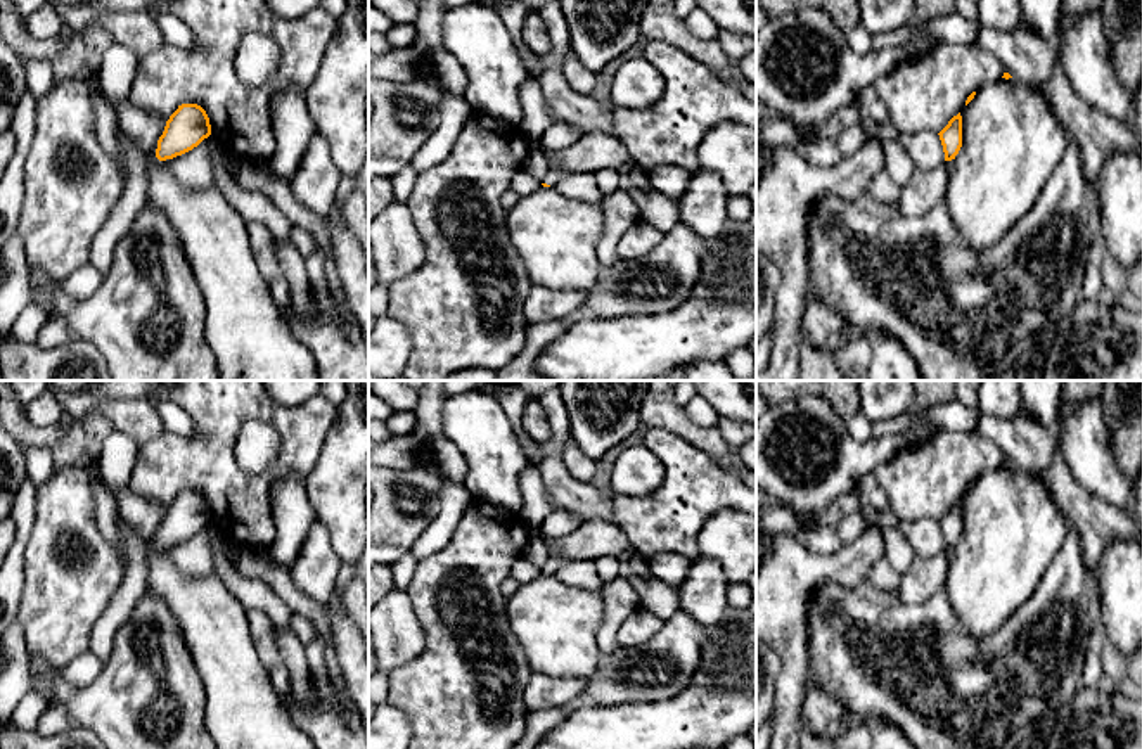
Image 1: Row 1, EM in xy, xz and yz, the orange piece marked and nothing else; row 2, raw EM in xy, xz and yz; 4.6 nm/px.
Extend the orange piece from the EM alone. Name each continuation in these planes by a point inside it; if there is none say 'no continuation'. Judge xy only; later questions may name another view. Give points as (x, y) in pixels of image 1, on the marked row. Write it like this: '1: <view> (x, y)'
no continuation

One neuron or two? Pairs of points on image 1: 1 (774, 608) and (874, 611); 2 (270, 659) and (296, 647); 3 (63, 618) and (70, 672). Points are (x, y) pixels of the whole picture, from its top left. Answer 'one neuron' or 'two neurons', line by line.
1: two neurons
2: two neurons
3: two neurons

